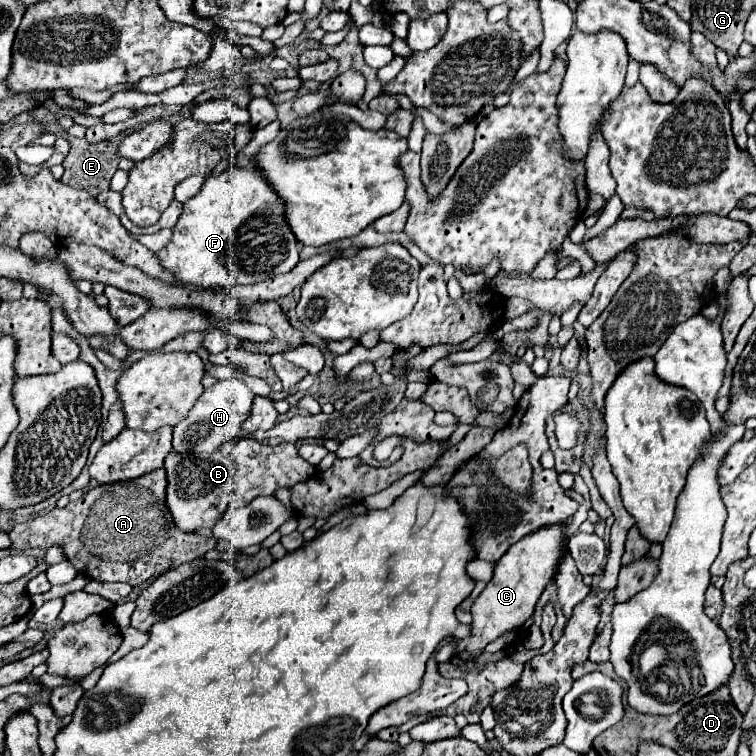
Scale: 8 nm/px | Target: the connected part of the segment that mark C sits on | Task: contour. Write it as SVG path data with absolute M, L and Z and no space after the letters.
M561 524L543 526L535 534L521 538L517 544L509 548L509 552L495 564L495 576L485 586L485 590L477 596L471 606L471 636L457 642L455 654L461 660L475 660L489 642L501 638L505 632L519 630L525 620L533 616L535 604L543 592L543 588L553 580L559 560L565 554L565 540Z

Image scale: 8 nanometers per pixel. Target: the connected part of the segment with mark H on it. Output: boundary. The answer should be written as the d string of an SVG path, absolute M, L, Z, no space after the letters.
M235 378L221 380L207 388L189 410L187 418L173 428L173 452L215 452L223 442L233 440L249 416L253 398L253 392Z

